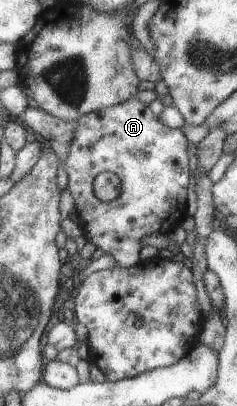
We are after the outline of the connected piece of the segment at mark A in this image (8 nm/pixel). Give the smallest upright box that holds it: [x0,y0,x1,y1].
[65,97,190,267]

